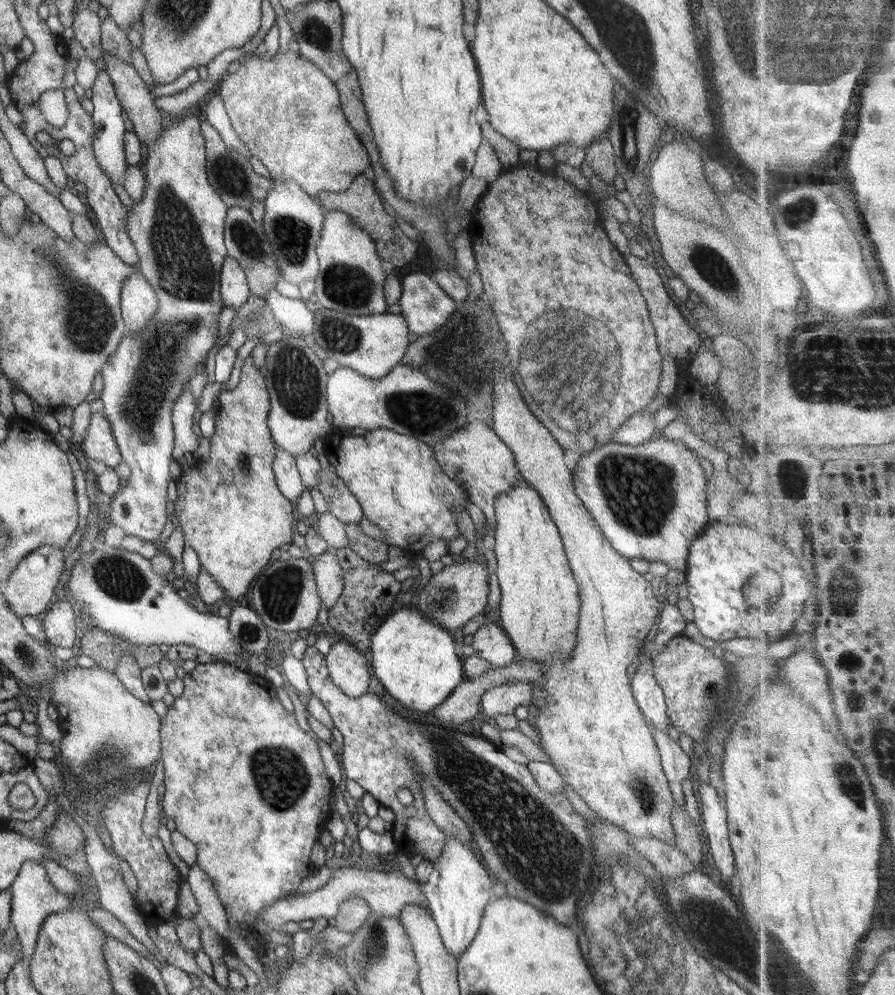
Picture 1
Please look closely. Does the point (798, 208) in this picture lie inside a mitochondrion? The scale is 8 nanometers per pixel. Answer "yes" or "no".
yes

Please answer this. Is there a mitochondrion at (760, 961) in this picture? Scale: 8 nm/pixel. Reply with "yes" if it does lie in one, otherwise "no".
yes

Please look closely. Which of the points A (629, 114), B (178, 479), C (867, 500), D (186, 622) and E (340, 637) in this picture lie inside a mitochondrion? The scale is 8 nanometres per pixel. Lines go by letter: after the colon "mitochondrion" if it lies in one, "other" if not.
A: mitochondrion
B: other
C: other
D: other
E: other

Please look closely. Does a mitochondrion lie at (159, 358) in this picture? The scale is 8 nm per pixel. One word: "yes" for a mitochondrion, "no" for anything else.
yes

